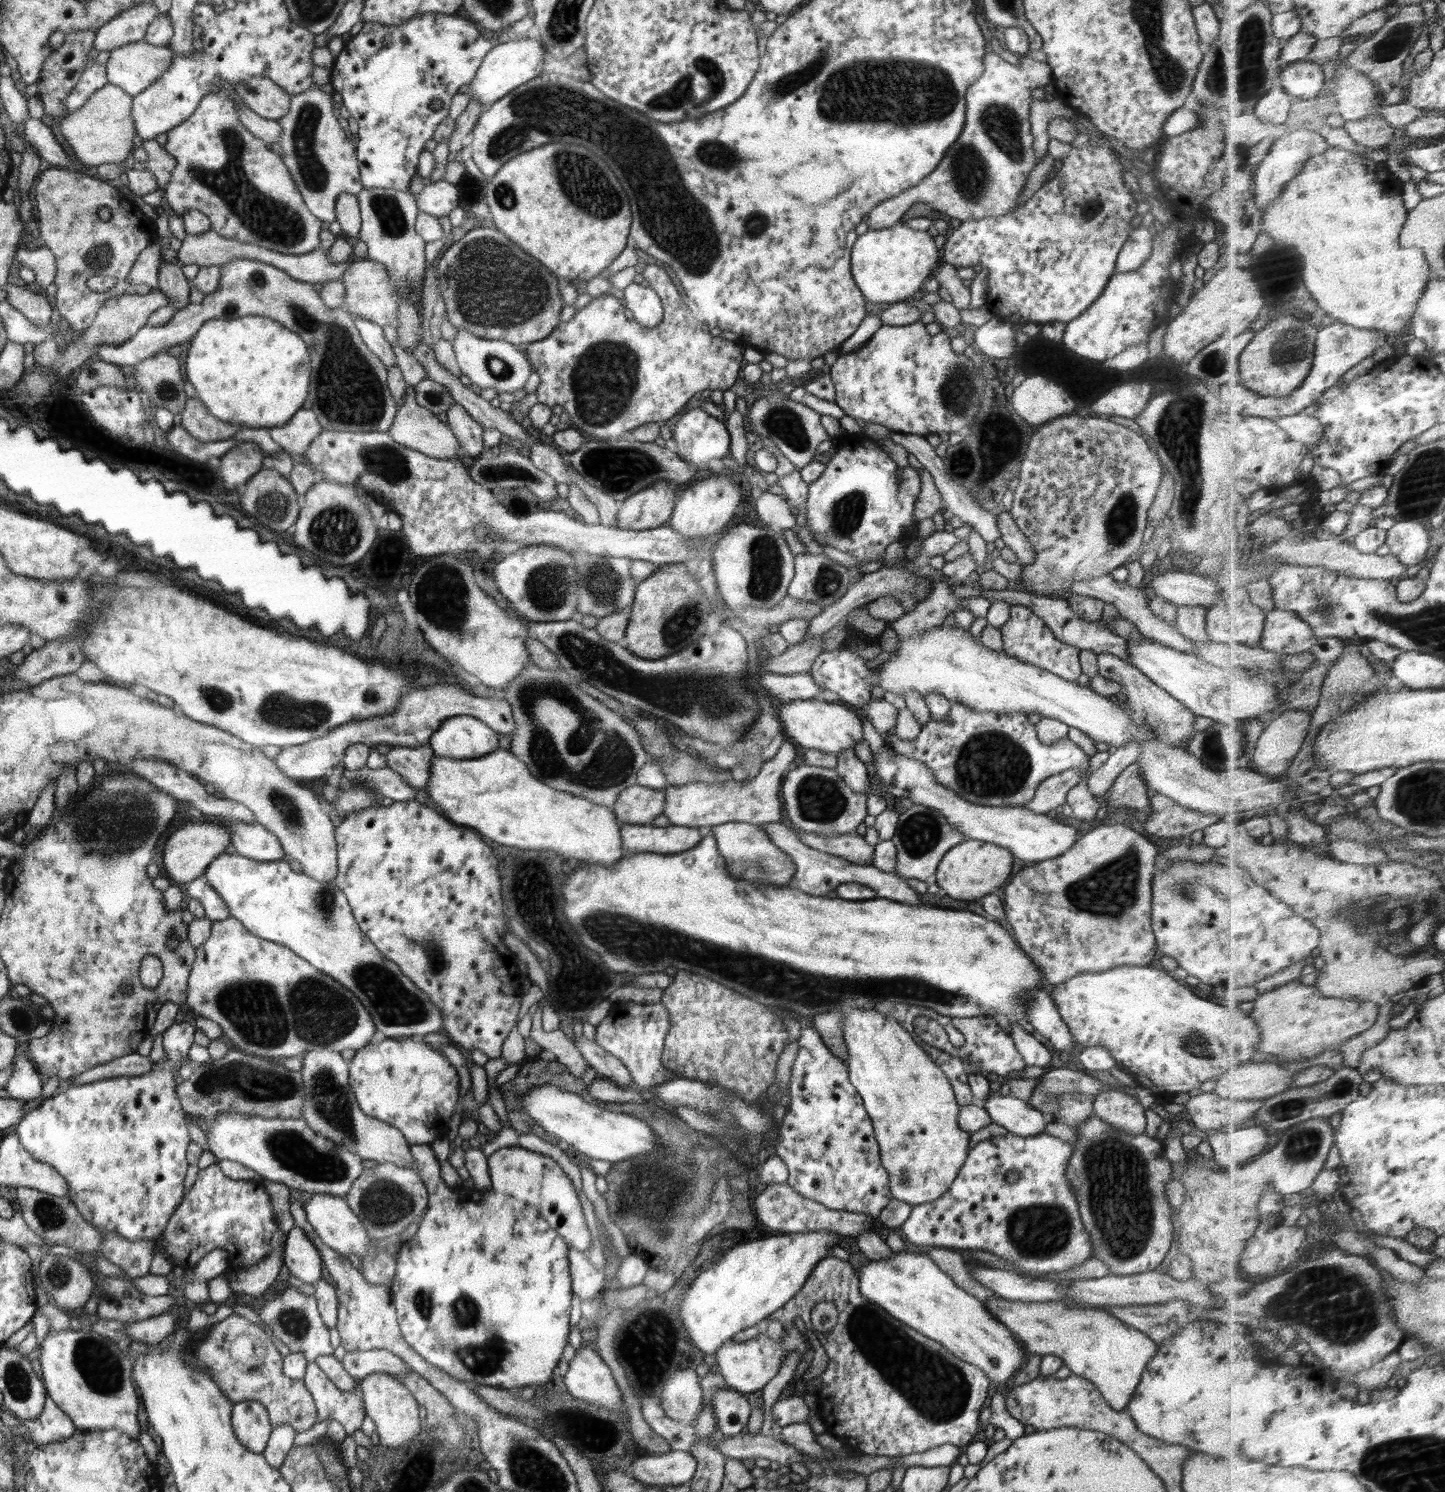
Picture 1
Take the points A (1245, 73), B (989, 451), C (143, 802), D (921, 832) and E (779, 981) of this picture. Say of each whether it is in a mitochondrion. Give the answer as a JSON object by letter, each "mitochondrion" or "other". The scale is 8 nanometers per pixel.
{"A":"mitochondrion","B":"other","C":"mitochondrion","D":"mitochondrion","E":"mitochondrion"}

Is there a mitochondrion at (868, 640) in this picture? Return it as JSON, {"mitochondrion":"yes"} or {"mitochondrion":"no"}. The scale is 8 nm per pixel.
{"mitochondrion":"no"}

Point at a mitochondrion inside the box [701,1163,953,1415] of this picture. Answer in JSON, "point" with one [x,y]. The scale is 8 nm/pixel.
{"point":[903,1178]}

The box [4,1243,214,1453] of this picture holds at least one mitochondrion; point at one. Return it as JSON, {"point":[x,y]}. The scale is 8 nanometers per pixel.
{"point":[100,1367]}

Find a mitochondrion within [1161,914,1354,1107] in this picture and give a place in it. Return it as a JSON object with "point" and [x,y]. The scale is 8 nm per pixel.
{"point":[1194,1042]}

